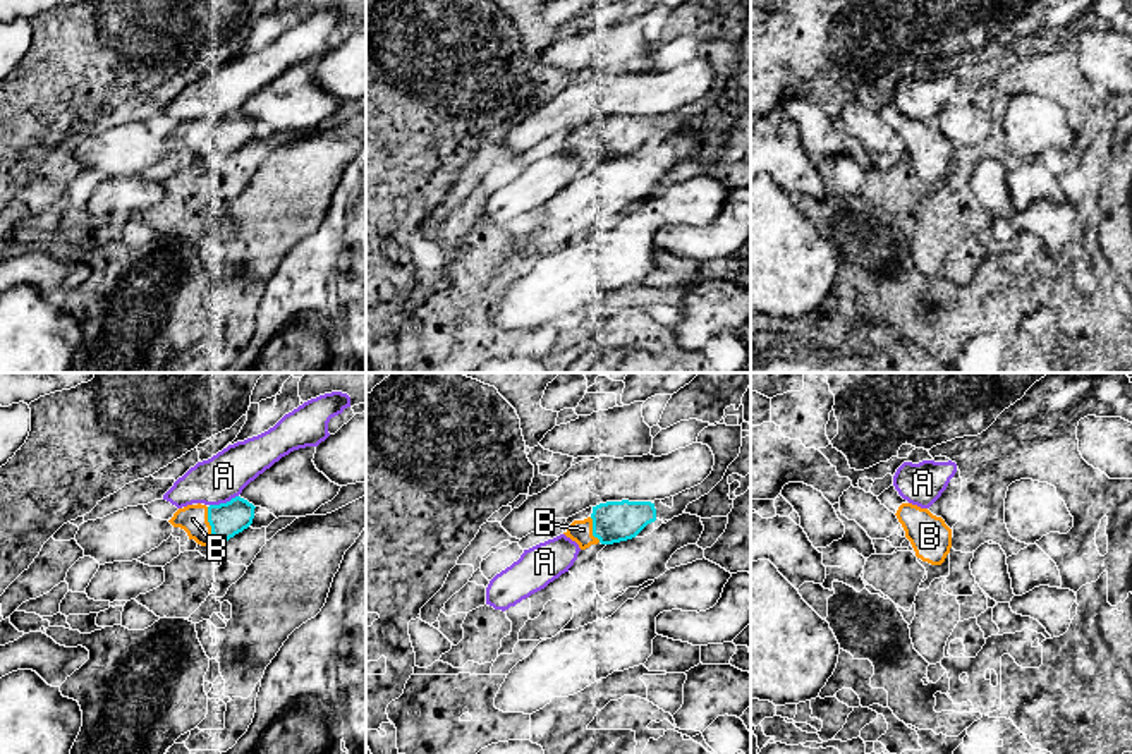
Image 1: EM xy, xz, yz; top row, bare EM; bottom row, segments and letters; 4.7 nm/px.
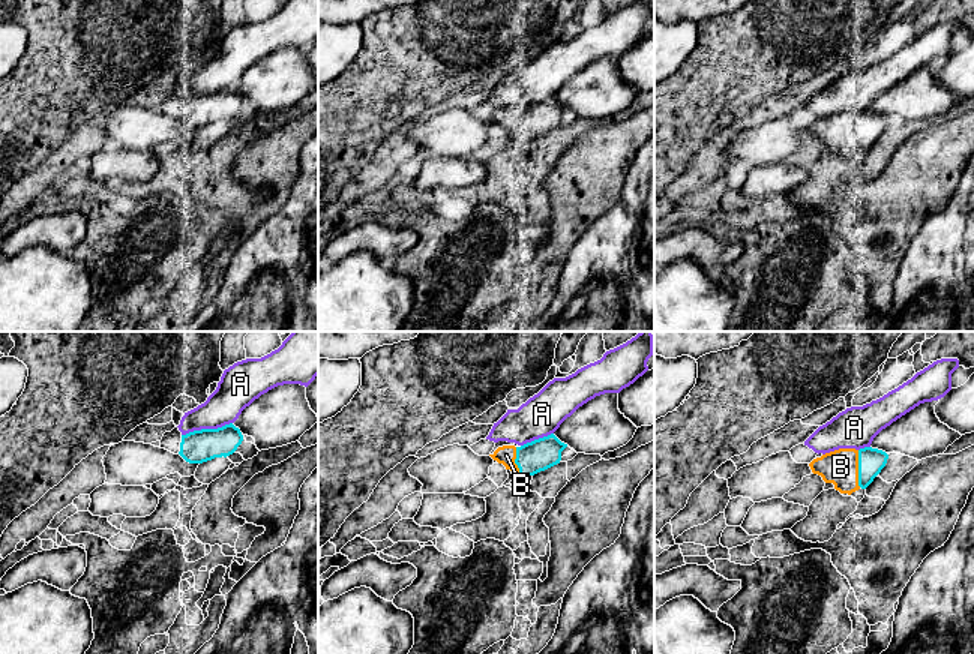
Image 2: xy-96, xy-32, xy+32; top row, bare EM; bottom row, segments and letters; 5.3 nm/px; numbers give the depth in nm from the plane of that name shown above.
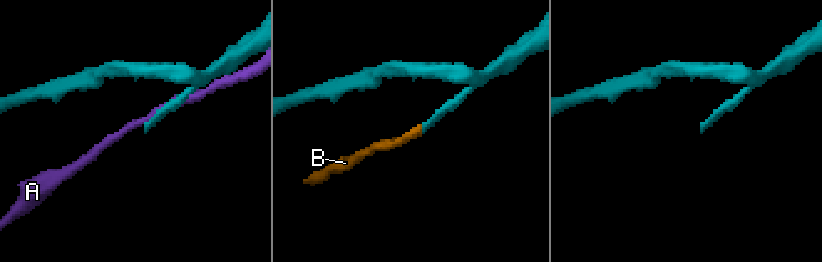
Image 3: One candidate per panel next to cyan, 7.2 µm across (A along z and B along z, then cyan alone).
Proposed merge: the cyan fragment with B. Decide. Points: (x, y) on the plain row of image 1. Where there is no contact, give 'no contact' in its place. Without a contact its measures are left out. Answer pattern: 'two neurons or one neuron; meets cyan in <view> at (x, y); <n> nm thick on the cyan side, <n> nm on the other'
one neuron; meets cyan in xy at (210, 139); 160 nm thick on the cyan side, 140 nm on the other

